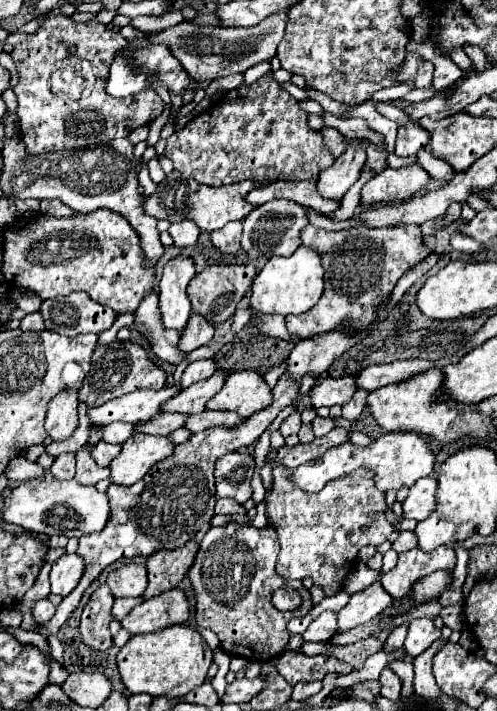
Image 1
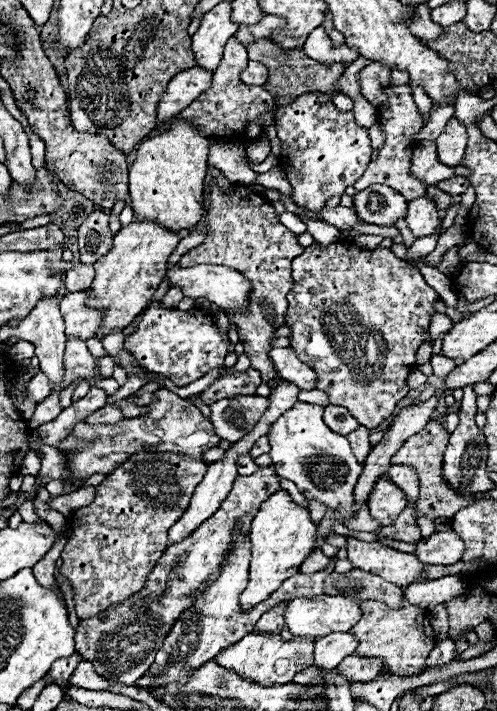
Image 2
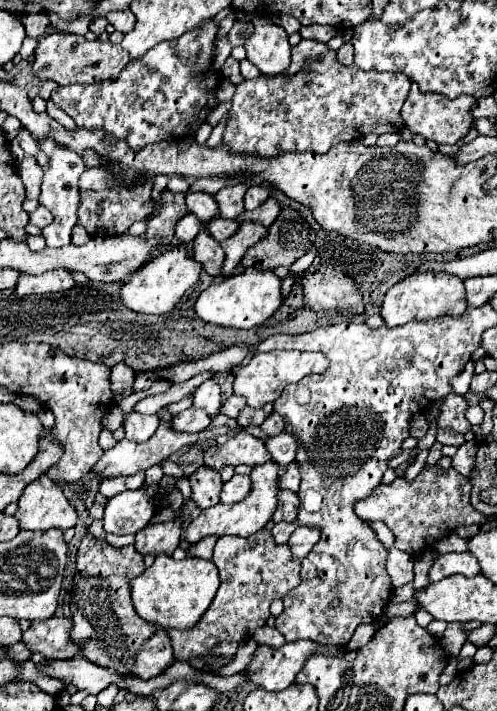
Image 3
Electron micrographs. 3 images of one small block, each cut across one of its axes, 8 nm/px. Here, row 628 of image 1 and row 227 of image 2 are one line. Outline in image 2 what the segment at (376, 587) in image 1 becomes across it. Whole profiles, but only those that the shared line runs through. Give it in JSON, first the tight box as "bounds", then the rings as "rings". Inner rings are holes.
{"bounds":[318,206,358,230],"rings":[[[336,206],[332,210],[322,208],[322,210],[318,210],[318,214],[320,214],[320,220],[322,222],[332,224],[338,230],[348,230],[348,228],[352,228],[352,224],[358,222],[356,212],[352,208],[344,208],[344,206]]]}

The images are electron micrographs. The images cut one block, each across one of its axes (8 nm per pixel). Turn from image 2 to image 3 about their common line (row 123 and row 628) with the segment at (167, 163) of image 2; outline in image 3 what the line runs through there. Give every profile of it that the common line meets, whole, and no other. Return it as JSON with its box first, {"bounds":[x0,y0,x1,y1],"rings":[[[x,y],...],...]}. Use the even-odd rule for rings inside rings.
{"bounds":[128,554,220,630],"rings":[[[158,554],[154,564],[146,568],[140,576],[132,578],[128,584],[134,608],[140,618],[154,622],[162,628],[188,630],[202,618],[206,608],[212,604],[212,598],[220,586],[220,578],[218,568],[212,560],[190,556],[186,556],[184,560],[174,560],[172,556]]]}

